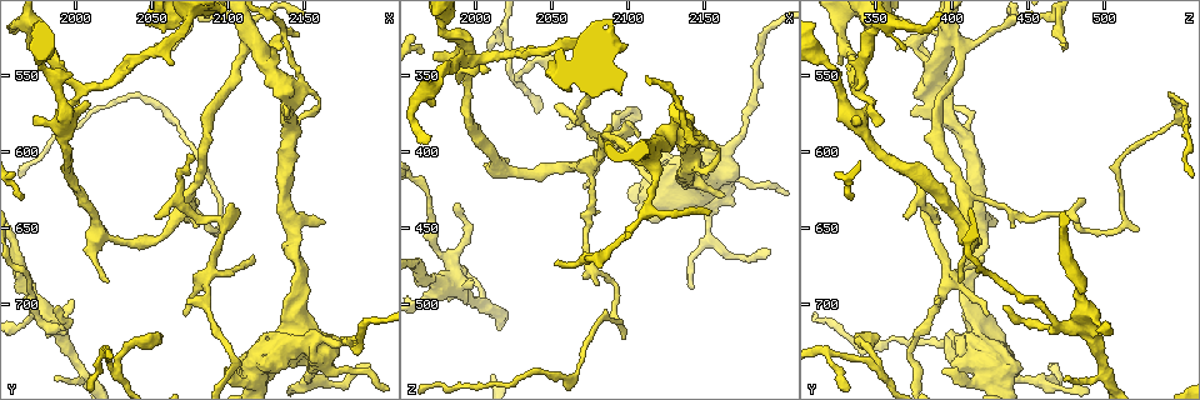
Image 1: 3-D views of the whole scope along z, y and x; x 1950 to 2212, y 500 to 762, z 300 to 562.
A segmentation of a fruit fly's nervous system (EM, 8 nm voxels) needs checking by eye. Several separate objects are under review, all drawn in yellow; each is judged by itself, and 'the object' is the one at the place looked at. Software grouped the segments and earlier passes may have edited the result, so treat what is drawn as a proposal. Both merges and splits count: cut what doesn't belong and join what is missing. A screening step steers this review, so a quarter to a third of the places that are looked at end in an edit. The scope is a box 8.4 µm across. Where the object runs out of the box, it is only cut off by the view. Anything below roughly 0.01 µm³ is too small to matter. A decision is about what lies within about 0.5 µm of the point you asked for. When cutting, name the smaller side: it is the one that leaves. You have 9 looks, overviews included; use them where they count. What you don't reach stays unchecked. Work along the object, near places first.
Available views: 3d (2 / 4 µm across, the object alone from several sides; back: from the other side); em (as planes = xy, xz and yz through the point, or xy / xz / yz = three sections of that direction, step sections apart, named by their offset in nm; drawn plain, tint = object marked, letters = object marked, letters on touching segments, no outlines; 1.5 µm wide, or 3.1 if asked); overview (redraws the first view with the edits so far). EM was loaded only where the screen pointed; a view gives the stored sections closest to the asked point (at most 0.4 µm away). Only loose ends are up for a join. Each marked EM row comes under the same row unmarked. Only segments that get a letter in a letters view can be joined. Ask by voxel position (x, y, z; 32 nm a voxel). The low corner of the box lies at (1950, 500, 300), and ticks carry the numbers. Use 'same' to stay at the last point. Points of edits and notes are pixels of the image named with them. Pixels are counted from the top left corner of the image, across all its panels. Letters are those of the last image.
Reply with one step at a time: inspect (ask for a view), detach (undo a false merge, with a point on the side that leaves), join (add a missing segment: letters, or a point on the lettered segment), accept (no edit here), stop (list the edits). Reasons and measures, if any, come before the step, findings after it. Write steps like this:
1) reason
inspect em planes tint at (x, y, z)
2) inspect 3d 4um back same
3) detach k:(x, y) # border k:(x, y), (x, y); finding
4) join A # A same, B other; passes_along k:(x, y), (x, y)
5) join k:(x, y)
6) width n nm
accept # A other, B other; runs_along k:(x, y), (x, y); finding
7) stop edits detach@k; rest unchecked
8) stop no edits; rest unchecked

sharp bend
inspect em planes letters at (2106, 740, 376)

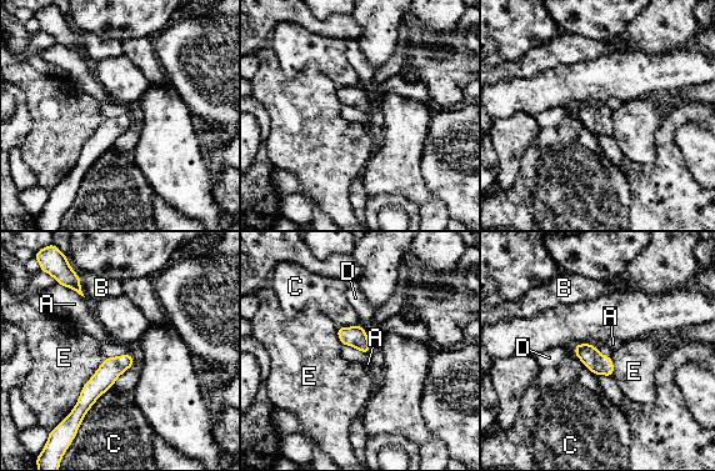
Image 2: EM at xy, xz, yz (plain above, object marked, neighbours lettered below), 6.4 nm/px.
width 140 nm
accept # A other, B other, C other, D other, E other; border 2:(111, 386), (86, 412), (71, 441); all the same neuron

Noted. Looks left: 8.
an open end
inspect 3d 4um at (2072, 698, 390)

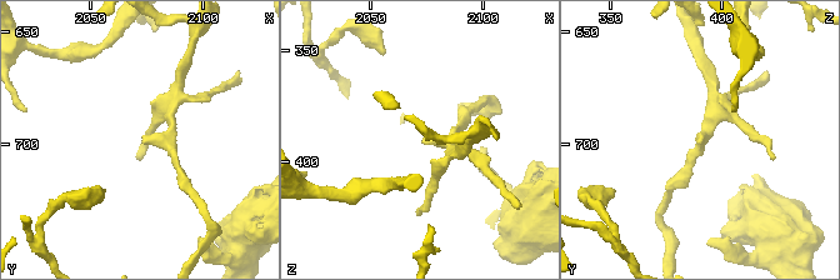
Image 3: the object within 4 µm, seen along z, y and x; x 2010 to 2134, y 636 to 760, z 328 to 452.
shape alone is not enough
inspect em yz step 4 letters at (2073, 699, 389)

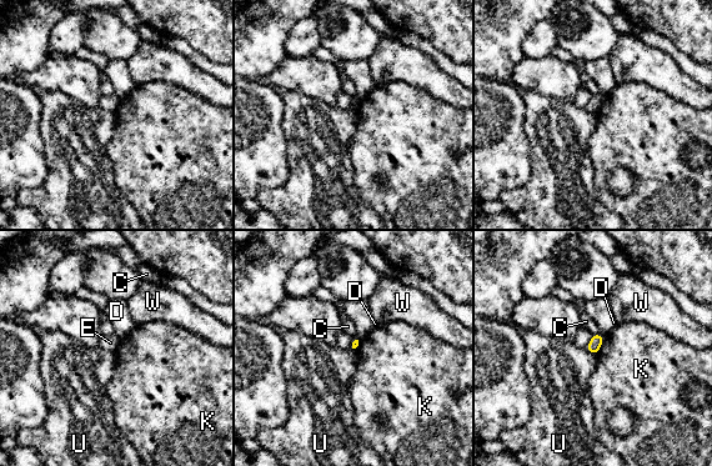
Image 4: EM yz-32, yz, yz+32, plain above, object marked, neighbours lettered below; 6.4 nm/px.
longest_contact K 130 nm
accept # C other, D other, E other, K other, U other, W other; border 4:(585, 349), (595, 354); no lettered segment goes on from it

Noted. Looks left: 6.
thin end
inspect em planes letters at (2052, 642, 372)

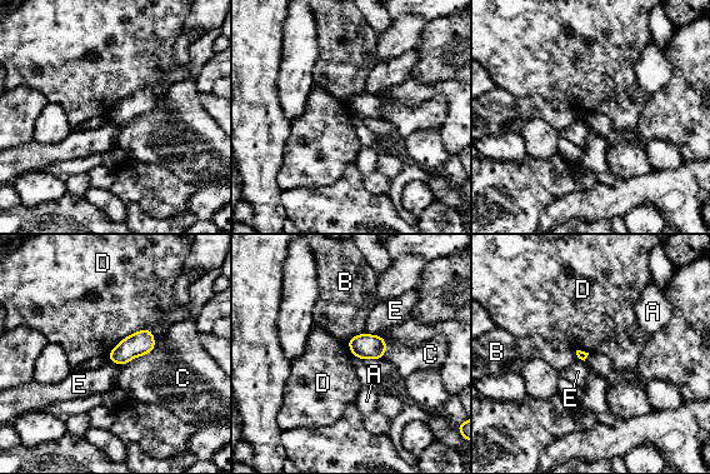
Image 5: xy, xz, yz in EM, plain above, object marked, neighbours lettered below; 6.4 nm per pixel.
accept # A other, B other, C other, D other, E other; no lettered segment goes on from it

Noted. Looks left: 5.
an open end
inspect 3d 2um back at (2106, 638, 390)

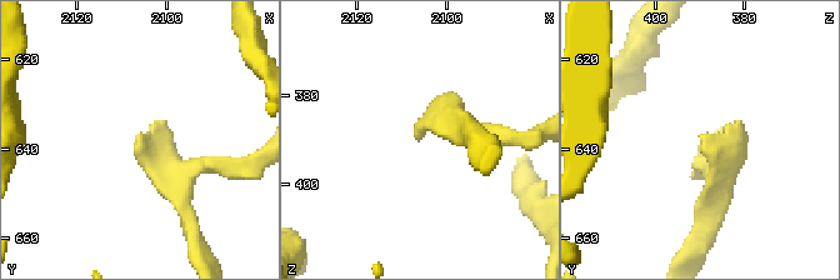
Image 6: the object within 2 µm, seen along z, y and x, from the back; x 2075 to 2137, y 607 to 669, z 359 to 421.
arm_widths 160, 160 nm; shape alone is not enough
inspect em planes tint at (2107, 637, 389)

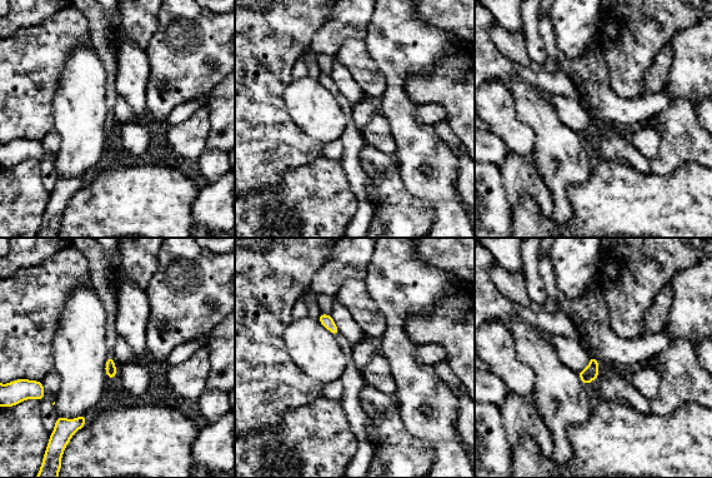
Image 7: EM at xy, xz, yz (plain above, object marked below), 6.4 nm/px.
inspect em planes letters same

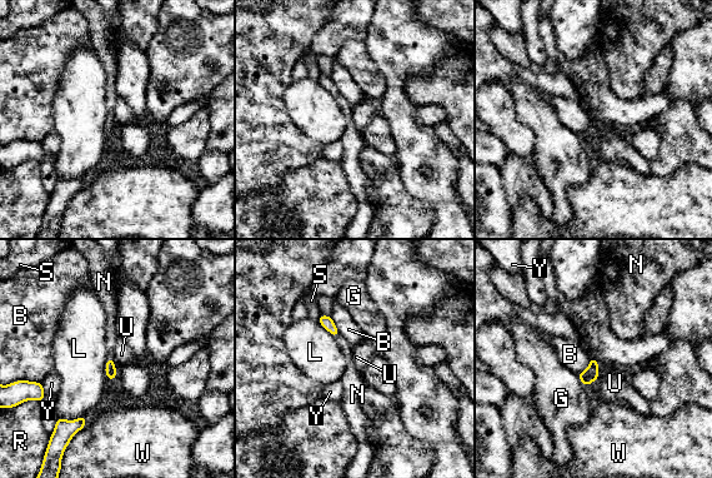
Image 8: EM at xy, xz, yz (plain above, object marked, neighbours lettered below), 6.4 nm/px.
join 8:(350, 371) # B other, G other, L other, N same, R other, S other, U other, W other, Y other; passes_along 8:(325, 320), (337, 334), (350, 371); the neuron continues

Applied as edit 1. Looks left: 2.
stop edits join@8; rest unchecked

